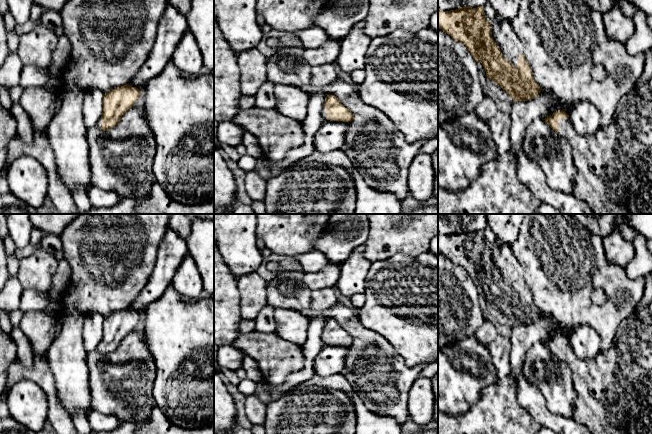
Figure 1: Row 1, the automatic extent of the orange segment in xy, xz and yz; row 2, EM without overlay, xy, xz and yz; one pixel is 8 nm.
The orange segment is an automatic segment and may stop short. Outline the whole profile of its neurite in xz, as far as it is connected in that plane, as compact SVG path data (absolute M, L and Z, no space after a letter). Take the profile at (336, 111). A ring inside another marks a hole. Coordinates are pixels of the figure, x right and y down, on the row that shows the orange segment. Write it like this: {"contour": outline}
{"contour": "M327 95L321 112L324 122L343 121L351 122L354 116L335 95Z"}

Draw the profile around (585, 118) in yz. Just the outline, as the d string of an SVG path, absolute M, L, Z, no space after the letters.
M587 101L572 104L568 115L573 128L581 136L592 136L602 127L598 110Z

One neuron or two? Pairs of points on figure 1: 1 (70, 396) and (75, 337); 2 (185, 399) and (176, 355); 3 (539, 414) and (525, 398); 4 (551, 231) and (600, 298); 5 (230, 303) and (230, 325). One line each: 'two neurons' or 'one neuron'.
1: one neuron
2: one neuron
3: one neuron
4: two neurons
5: one neuron

